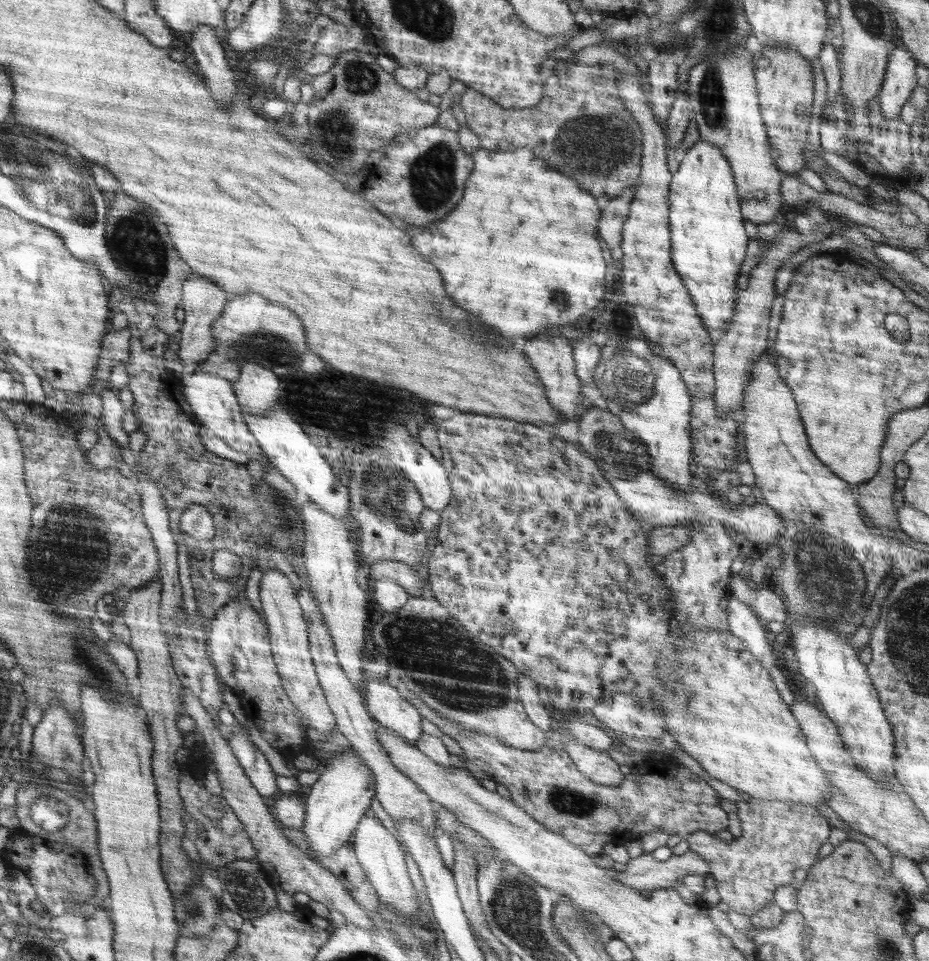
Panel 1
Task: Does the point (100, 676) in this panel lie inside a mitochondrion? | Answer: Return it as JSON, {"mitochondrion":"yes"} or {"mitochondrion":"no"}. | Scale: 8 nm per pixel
{"mitochondrion":"yes"}

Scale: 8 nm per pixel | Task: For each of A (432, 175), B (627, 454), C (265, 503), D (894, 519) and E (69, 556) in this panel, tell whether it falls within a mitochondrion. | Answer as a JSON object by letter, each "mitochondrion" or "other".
{"A":"mitochondrion","B":"mitochondrion","C":"mitochondrion","D":"other","E":"mitochondrion"}

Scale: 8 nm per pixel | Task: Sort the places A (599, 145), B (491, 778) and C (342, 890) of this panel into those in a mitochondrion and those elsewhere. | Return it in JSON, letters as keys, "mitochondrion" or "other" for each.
{"A":"mitochondrion","B":"other","C":"other"}

